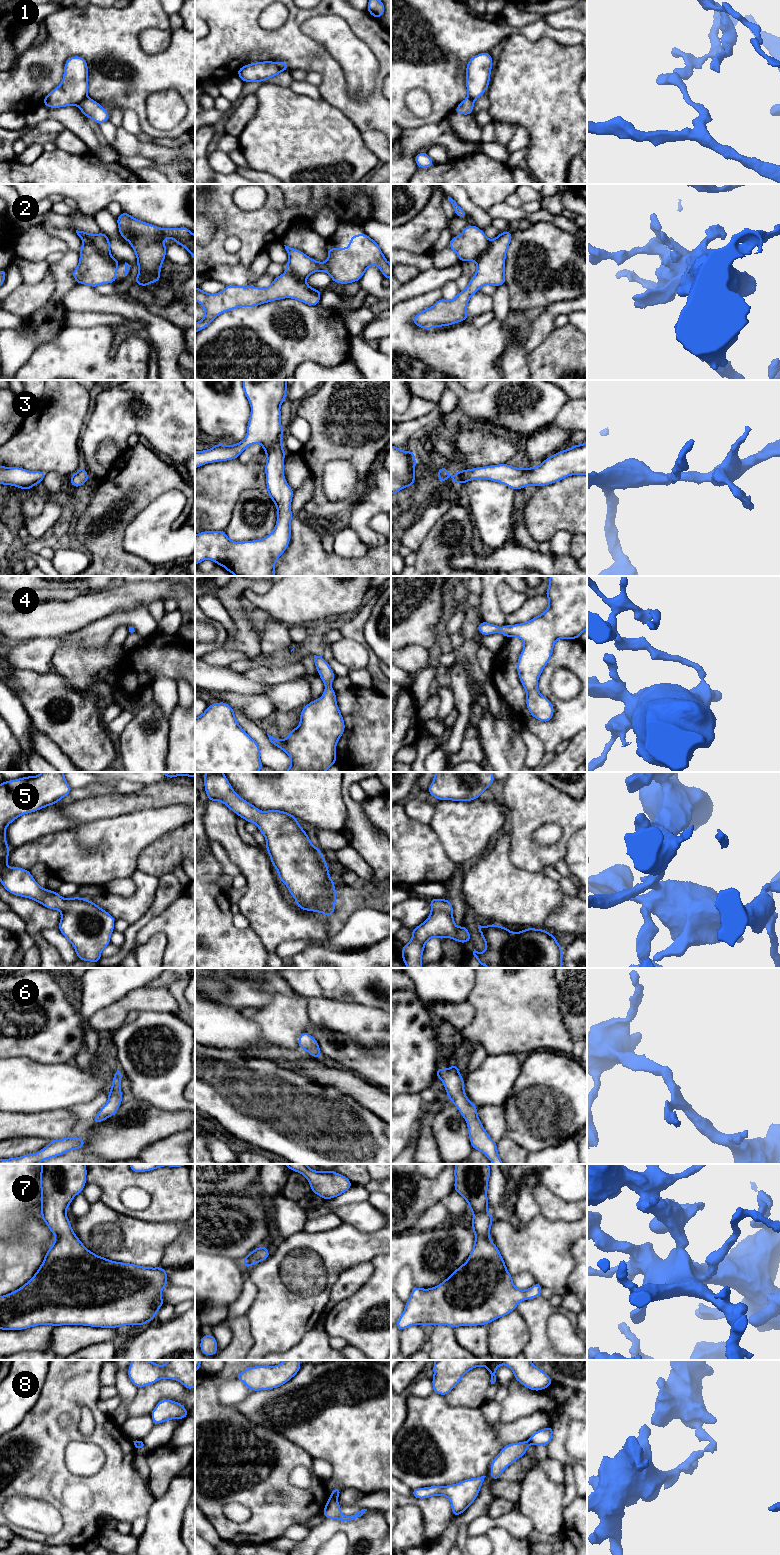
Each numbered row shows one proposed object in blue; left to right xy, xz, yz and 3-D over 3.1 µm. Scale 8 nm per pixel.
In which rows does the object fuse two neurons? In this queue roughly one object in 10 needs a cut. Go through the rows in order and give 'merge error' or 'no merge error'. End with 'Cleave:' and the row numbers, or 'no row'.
1: merge error
2: no merge error
3: no merge error
4: no merge error
5: no merge error
6: no merge error
7: no merge error
8: merge error
Cleave: 1, 8

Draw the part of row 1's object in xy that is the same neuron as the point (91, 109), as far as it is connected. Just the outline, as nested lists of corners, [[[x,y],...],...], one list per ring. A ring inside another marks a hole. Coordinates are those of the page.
[[[86,97],[78,105],[80,111],[87,117],[94,120],[97,124],[109,121],[109,113],[100,103]]]

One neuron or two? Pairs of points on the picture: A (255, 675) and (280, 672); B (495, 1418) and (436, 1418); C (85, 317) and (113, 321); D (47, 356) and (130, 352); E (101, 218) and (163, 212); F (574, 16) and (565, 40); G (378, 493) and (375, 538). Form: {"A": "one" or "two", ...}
{"A": "one", "B": "two", "C": "one", "D": "one", "E": "two", "F": "two", "G": "one"}

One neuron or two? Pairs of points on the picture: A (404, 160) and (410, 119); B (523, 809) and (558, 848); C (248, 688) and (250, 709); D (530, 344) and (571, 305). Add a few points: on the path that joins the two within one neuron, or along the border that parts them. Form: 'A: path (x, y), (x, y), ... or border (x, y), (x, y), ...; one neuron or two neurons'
A: border (432, 122), (417, 127), (405, 128); two neurons
B: path (523, 825), (523, 838), (536, 851), (542, 851); one neuron
C: border (226, 691), (259, 695); two neurons
D: path (539, 332), (546, 319), (559, 307); one neuron

